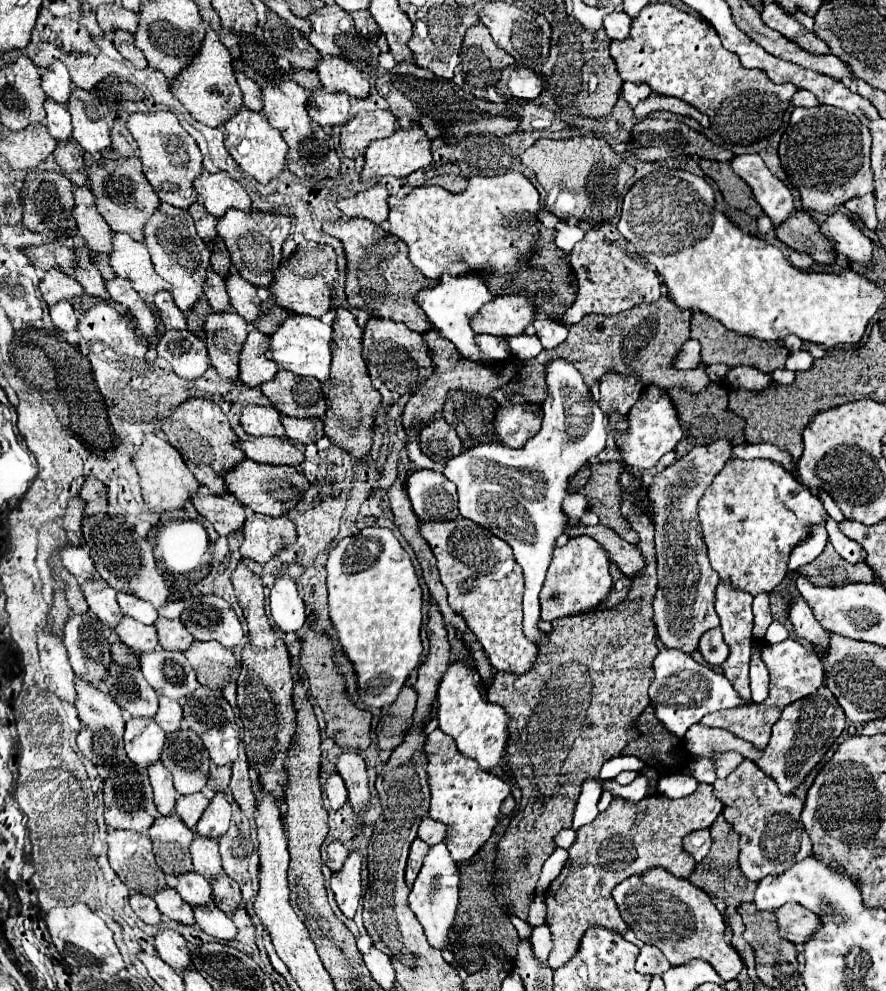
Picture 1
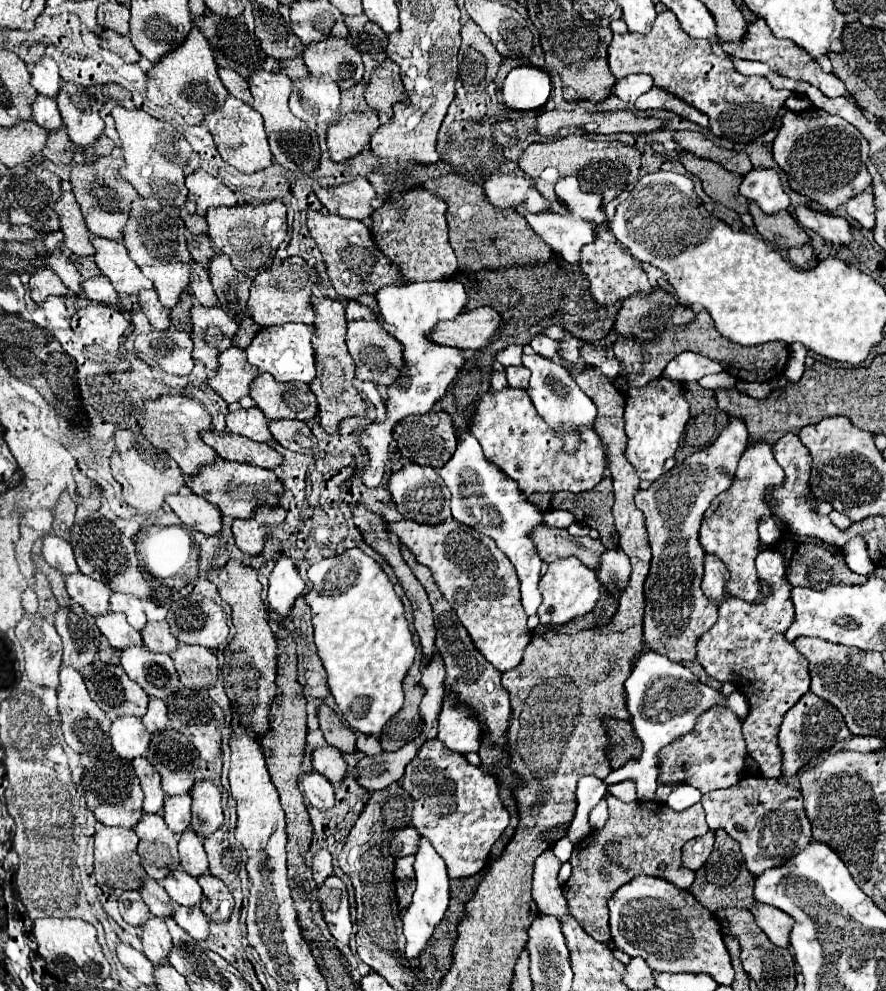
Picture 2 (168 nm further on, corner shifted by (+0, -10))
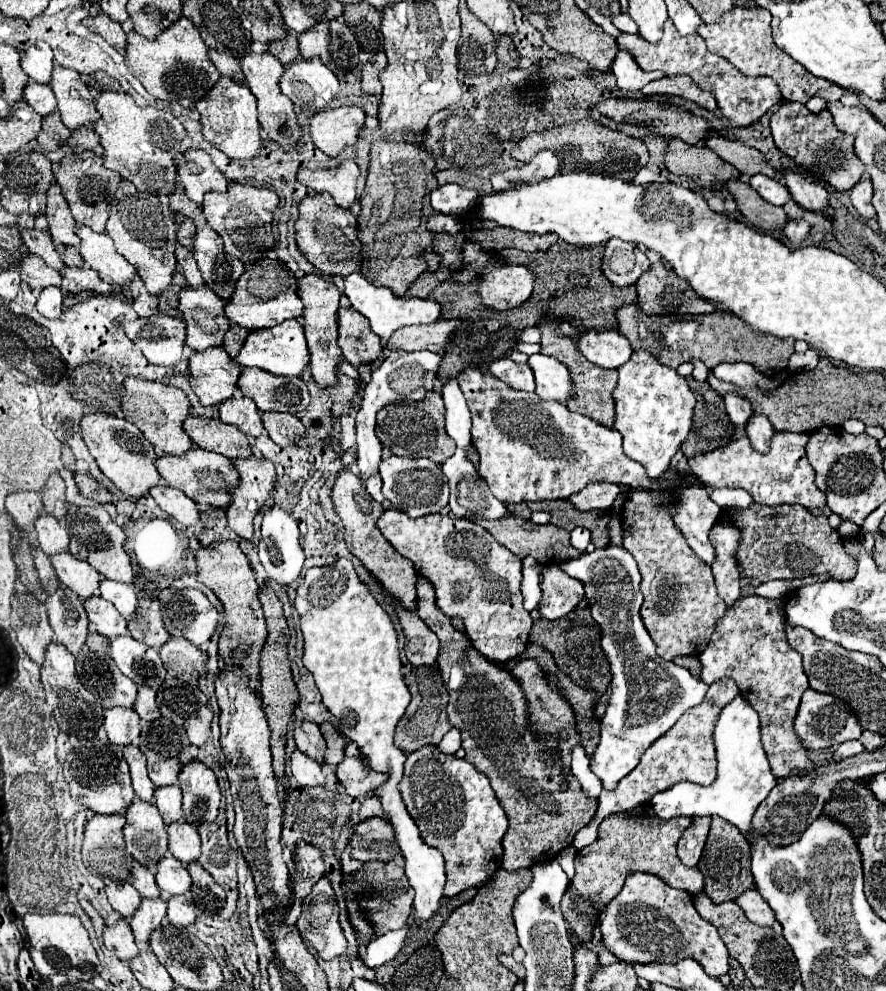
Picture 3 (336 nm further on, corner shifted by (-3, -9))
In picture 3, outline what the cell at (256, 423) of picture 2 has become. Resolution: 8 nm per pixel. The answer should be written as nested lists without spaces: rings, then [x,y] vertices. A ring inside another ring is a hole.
[[[230,399],[220,405],[220,421],[238,427],[248,437],[260,437],[264,433],[262,411],[252,399]]]

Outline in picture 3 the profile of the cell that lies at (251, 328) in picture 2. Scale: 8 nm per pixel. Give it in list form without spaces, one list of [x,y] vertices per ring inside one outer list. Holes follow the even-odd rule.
[[[232,325],[230,329],[228,329],[228,333],[226,333],[226,337],[224,337],[224,351],[230,355],[230,357],[236,357],[238,353],[240,353],[240,349],[242,349],[242,345],[244,345],[244,341],[246,341],[246,337],[248,337],[248,329],[242,329],[240,325]]]

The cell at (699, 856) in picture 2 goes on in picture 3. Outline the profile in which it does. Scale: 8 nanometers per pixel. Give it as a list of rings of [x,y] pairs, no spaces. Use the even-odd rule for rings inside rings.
[[[696,817],[692,827],[688,827],[686,833],[680,837],[678,857],[684,865],[688,865],[688,867],[698,865],[706,837],[708,837],[708,831],[710,831],[710,817]]]

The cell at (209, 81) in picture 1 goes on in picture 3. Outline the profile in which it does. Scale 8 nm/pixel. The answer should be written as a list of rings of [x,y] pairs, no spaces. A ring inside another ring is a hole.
[[[186,17],[172,25],[172,29],[166,29],[160,37],[156,37],[156,41],[148,41],[146,37],[140,37],[134,29],[128,29],[126,65],[150,95],[186,109],[194,109],[194,105],[202,97],[206,97],[206,93],[220,79],[218,69],[208,57],[208,47],[200,39],[194,23]]]

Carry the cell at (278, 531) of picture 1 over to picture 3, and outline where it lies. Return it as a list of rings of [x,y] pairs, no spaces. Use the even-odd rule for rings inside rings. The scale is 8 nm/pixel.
[[[250,457],[234,461],[240,471],[240,487],[234,489],[234,501],[226,511],[228,525],[242,539],[254,539],[254,517],[268,499],[274,497],[276,469],[268,459]]]

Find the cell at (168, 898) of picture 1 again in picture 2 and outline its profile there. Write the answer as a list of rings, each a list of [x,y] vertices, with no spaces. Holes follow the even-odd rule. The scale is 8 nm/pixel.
[[[145,878],[141,890],[139,890],[143,902],[147,904],[149,912],[153,916],[159,918],[169,918],[173,914],[173,906],[171,906],[171,898],[167,896],[167,892],[163,890],[163,886],[159,886],[159,882],[155,882],[153,878]]]

